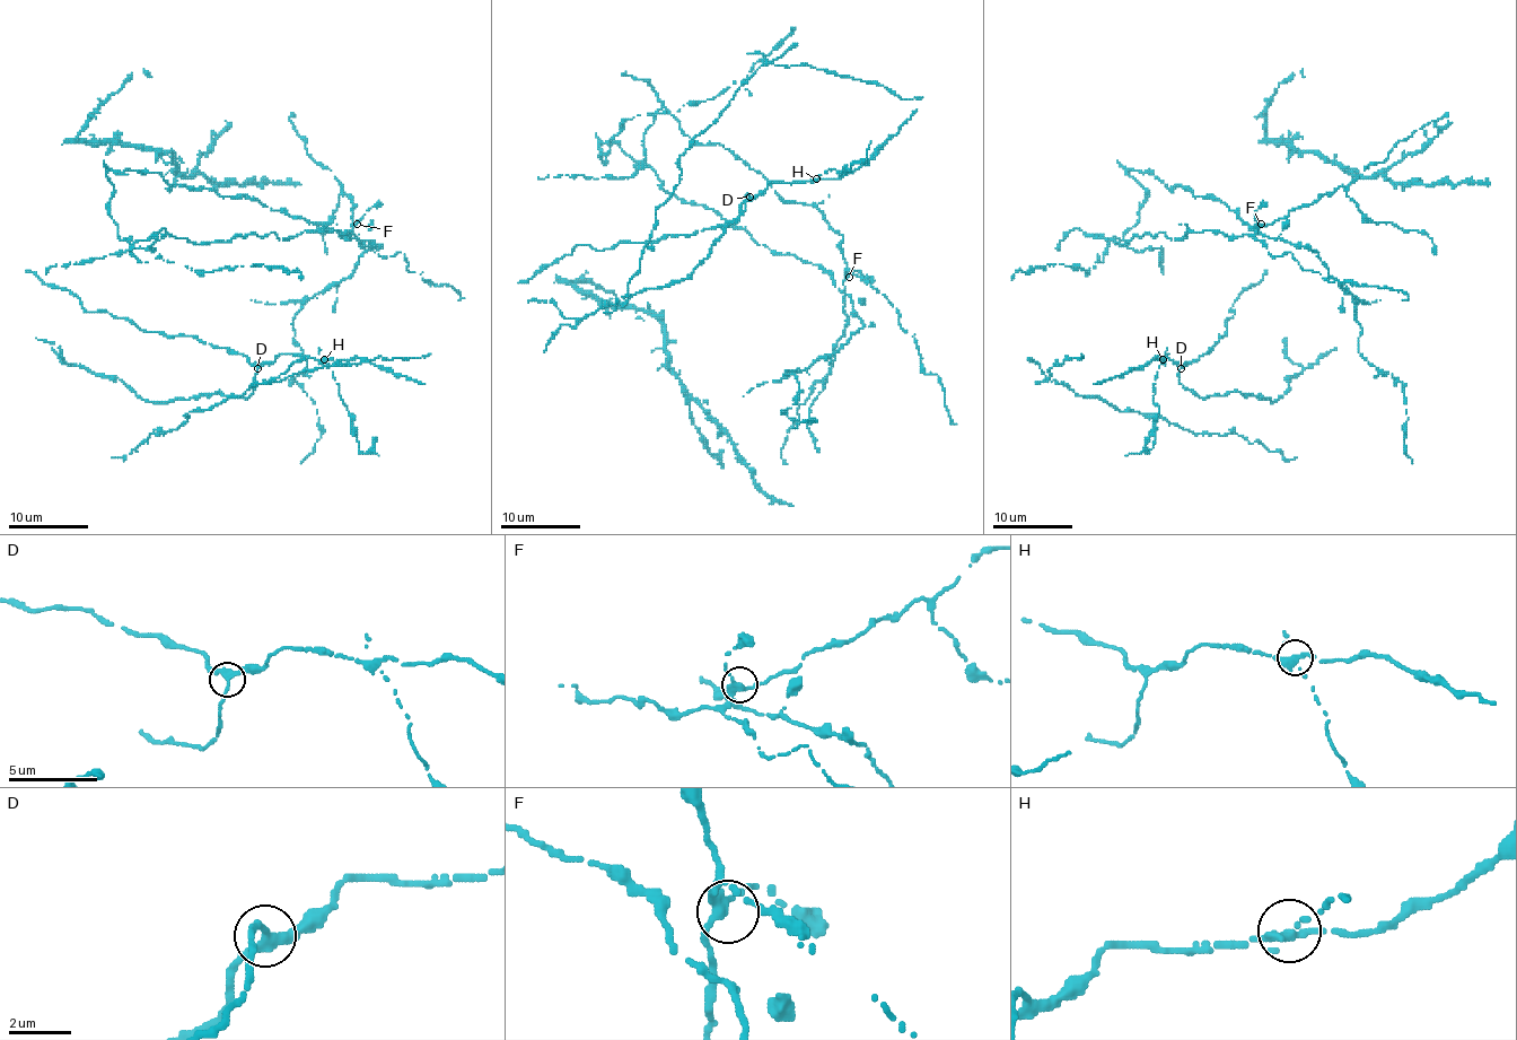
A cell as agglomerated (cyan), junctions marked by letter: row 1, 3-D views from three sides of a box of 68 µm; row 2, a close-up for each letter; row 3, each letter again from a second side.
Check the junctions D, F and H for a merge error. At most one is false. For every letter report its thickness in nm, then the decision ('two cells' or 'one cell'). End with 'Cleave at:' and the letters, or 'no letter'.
D: 280 nm thick; one cell
F: 280 nm thick; one cell
H: 280 nm thick; two cells
Cleave at: H

